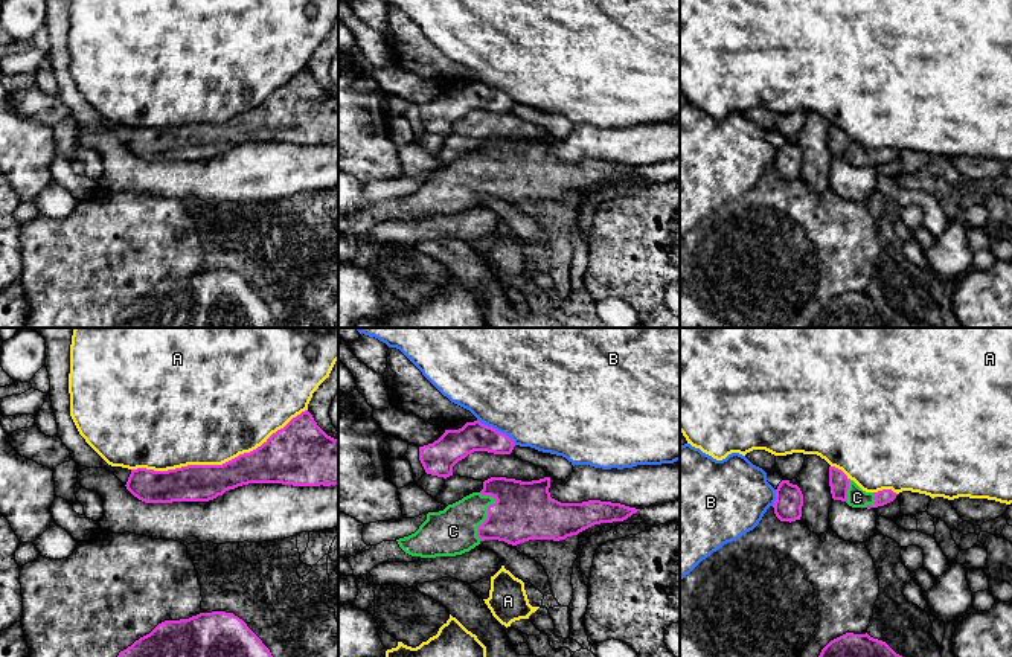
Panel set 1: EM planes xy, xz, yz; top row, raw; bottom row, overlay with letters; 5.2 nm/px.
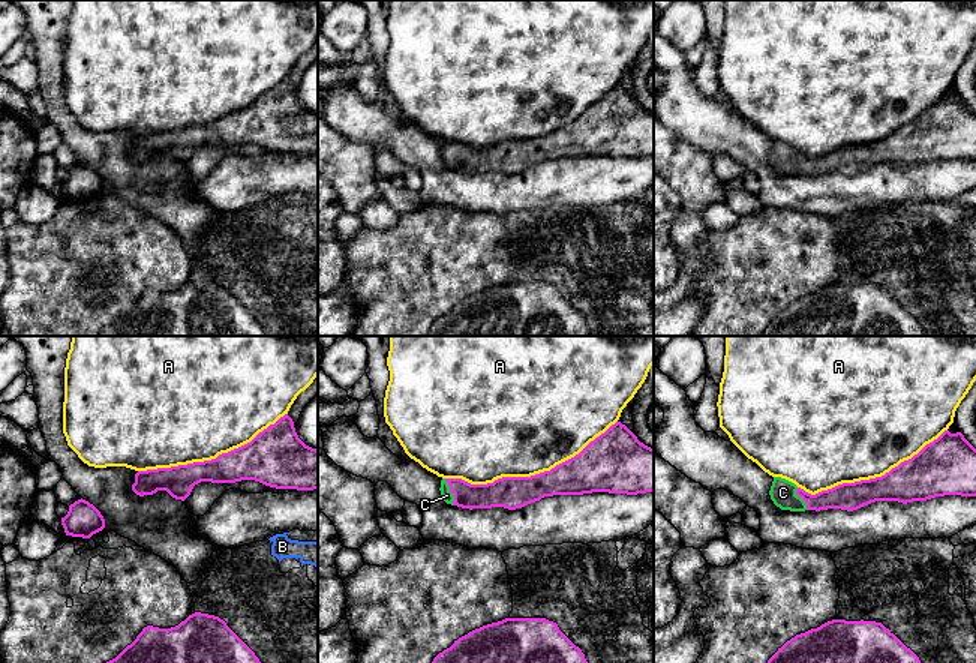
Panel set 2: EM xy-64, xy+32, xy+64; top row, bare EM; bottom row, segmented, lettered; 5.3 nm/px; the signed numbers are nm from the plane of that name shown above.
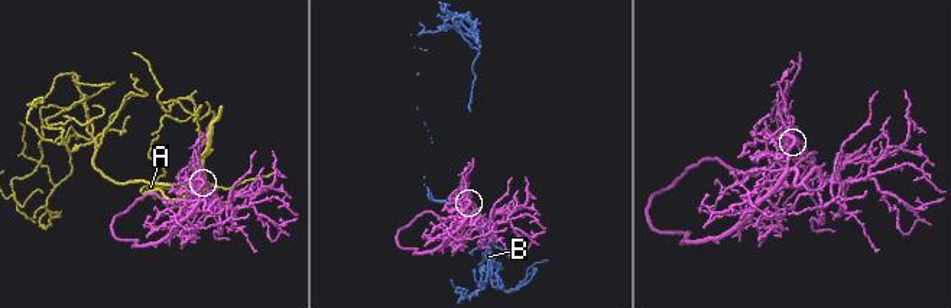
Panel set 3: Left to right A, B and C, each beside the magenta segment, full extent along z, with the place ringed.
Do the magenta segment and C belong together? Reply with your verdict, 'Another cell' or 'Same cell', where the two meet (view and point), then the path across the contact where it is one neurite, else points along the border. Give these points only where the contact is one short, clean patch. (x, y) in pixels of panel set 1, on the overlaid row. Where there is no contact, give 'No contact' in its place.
Same cell. Touches magenta at xz (488, 512). Path across: xz (523, 511), (488, 512), (453, 531)

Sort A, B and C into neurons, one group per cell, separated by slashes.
A / B / C

